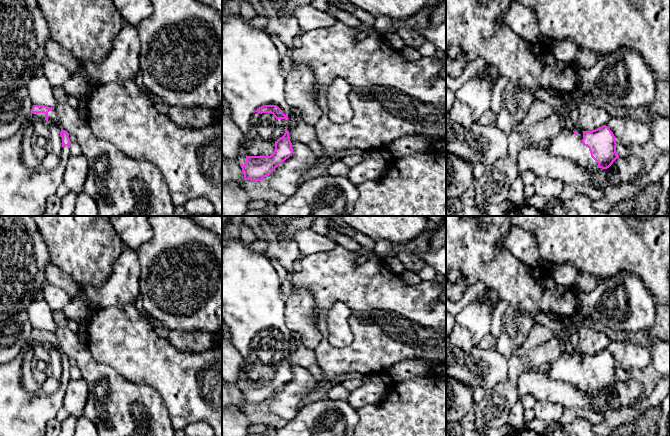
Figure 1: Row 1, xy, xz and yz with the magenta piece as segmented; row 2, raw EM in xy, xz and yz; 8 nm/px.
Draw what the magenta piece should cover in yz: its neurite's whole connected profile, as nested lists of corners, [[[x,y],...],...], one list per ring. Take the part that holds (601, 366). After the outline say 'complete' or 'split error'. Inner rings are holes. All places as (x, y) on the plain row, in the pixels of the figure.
[[[564,348],[560,356],[549,365],[546,371],[550,379],[565,381],[590,394],[607,393],[619,382],[615,360],[606,349],[583,355],[583,363],[580,364],[577,355]]] | split error

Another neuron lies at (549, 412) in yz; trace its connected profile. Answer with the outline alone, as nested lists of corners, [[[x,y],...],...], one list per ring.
[[[536,400],[533,407],[535,418],[545,423],[559,421],[563,414],[563,407],[557,403]]]

